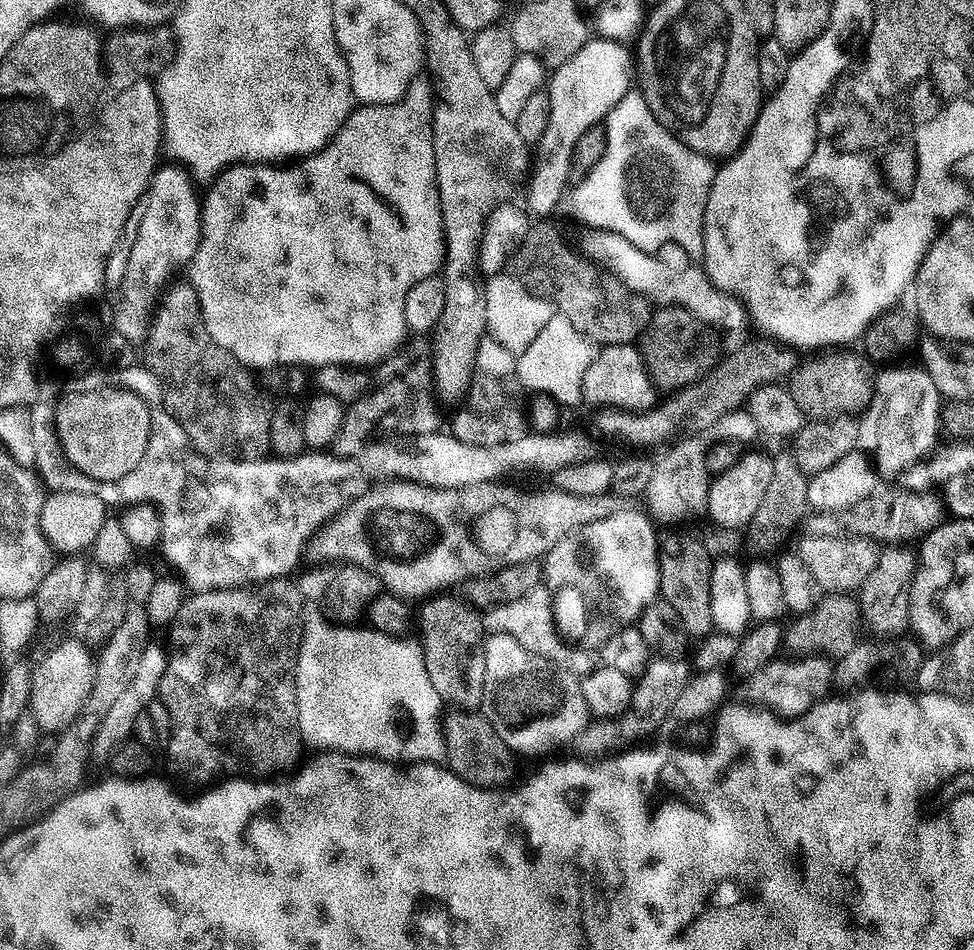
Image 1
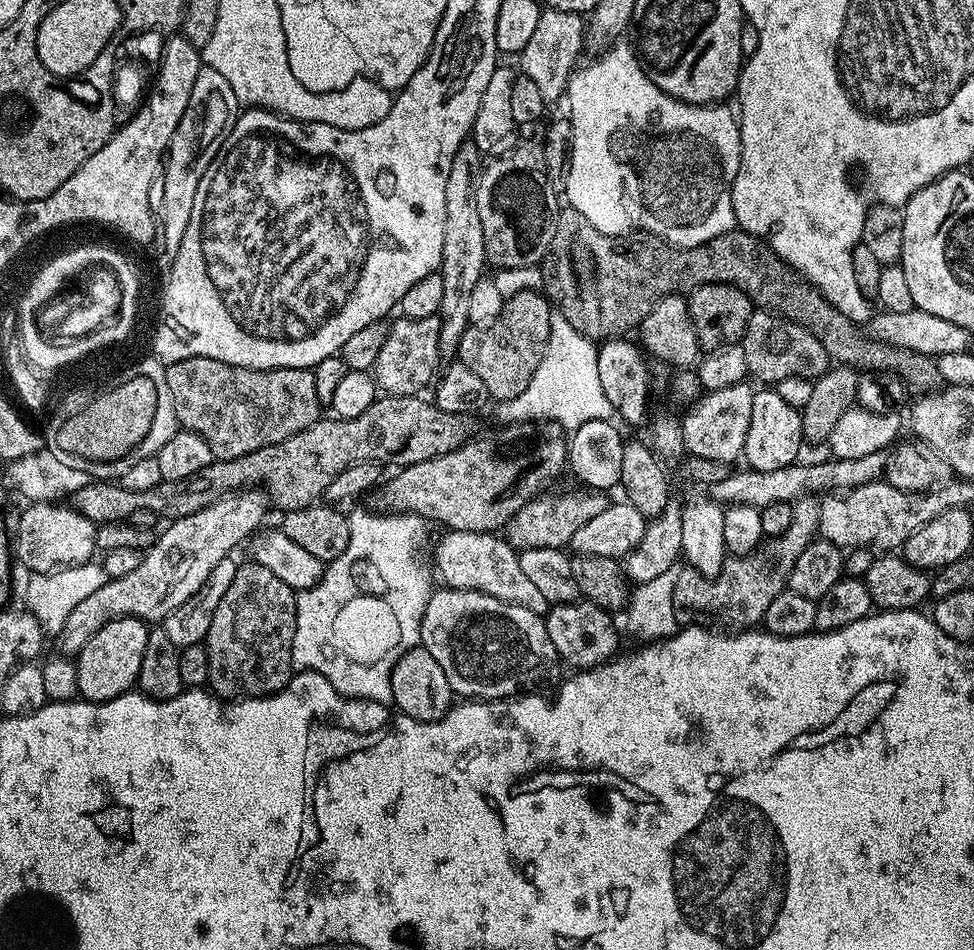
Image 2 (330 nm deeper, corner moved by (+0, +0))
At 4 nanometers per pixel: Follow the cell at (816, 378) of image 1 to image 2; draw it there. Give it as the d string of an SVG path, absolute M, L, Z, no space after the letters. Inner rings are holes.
M760 310L753 315L750 331L742 341L746 354L749 373L764 380L779 382L795 376L819 378L828 371L830 361L828 351L822 342L807 328L795 324L785 316L775 315L767 310Z

